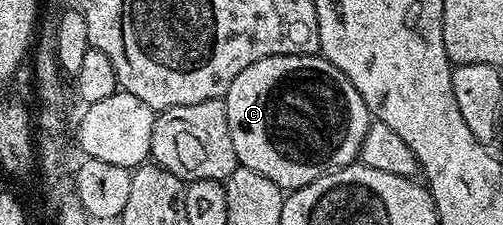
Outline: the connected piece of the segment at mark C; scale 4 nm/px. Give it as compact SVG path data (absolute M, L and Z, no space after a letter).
M271 56L246 66L230 90L222 98L226 110L226 122L230 126L230 142L234 142L234 154L239 167L258 170L262 178L270 178L285 190L301 188L328 172L336 172L353 163L359 157L362 138L370 123L370 113L362 94L354 90L350 78L338 70L323 56Z

